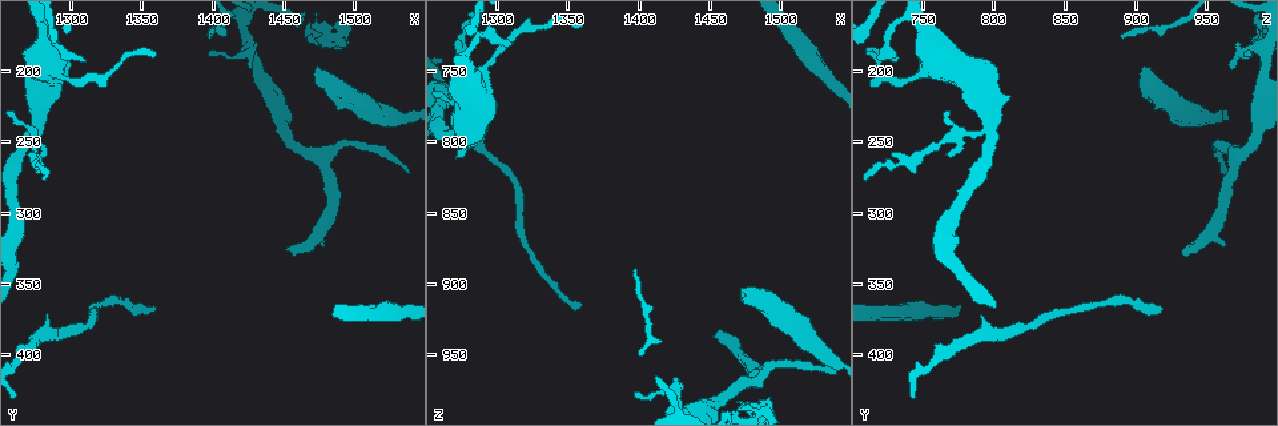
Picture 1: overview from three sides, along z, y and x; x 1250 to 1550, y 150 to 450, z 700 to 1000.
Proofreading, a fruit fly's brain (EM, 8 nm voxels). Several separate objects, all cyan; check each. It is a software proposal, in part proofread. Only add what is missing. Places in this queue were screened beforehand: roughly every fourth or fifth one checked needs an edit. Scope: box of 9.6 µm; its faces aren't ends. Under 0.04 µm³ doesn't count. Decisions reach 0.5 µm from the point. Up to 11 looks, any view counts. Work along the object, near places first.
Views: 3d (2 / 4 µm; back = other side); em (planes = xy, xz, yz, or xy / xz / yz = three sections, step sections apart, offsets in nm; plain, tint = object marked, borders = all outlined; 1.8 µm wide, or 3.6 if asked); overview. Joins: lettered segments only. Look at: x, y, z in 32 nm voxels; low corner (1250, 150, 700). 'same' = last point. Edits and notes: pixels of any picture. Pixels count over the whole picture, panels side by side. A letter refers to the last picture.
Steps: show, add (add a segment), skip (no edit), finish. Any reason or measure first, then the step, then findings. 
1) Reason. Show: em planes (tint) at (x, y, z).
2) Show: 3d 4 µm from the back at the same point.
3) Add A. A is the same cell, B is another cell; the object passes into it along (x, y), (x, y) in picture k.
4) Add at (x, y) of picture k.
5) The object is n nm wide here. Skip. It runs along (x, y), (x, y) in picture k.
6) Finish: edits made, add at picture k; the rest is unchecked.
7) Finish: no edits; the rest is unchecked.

Show: em planes (borders) at (1428, 198, 970).

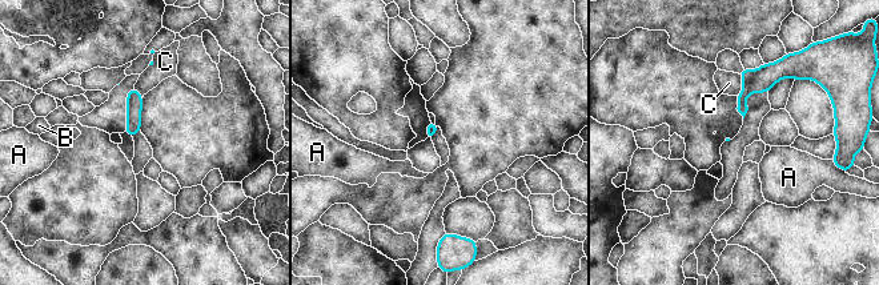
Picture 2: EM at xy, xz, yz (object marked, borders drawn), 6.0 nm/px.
Skip. A, B and C are other cells; it runs along (132, 92), (133, 128), (131, 132) in picture 2; none of them fits.

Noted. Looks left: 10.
Free end. Show: em planes (borders) at (1360, 368, 916).

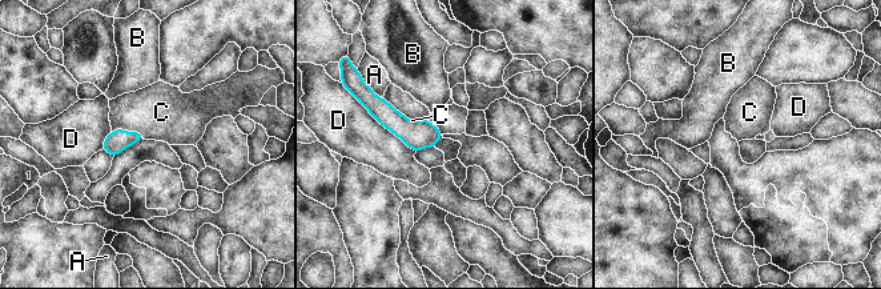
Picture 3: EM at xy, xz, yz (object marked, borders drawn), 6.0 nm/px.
Add C. C is the same cell, A, B and D are other cells; the object passes into it along (115, 143), (131, 132), (161, 112) in picture 3; it goes on there.

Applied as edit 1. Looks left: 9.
Show: overview.

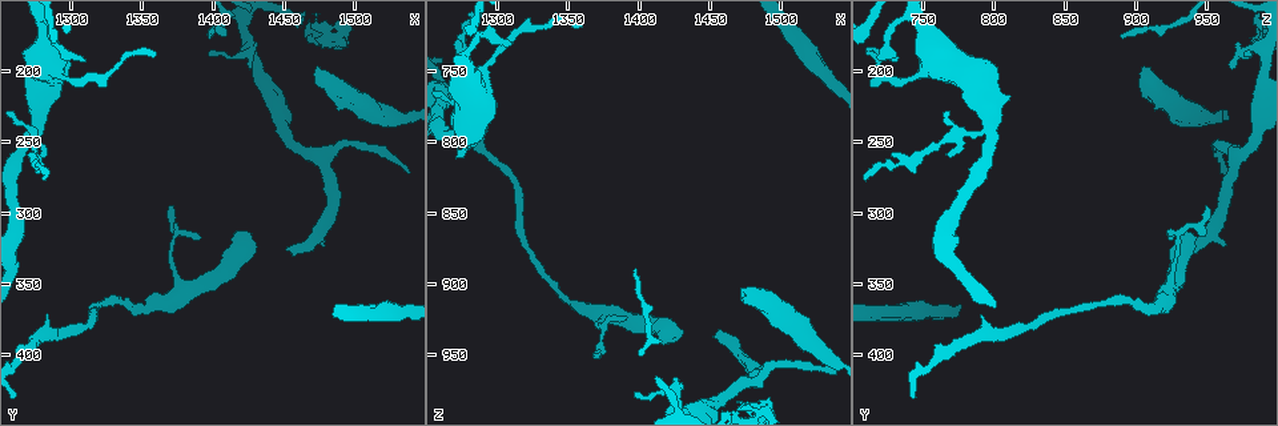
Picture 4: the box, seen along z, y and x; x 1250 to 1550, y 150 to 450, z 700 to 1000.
Thick end. Show: em xz step 16 (borders) at (1472, 198, 902).

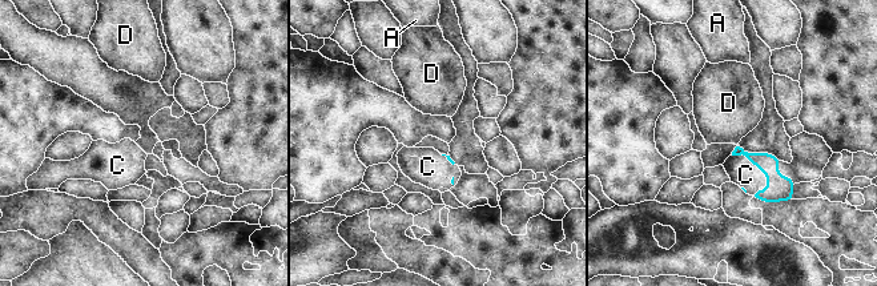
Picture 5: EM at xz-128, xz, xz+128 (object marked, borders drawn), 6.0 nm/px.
Show: em planes (borders) at the same point.

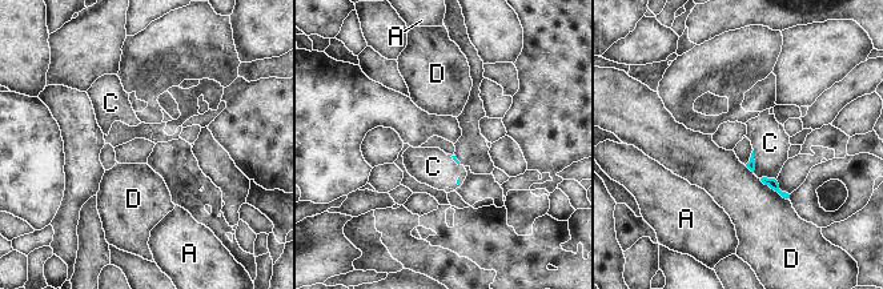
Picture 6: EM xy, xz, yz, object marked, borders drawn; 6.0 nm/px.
Add C. C is the same cell, A and D are other cells; it goes on there.

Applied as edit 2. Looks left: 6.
Show: em xz step 16 (borders) at (1312, 192, 732).

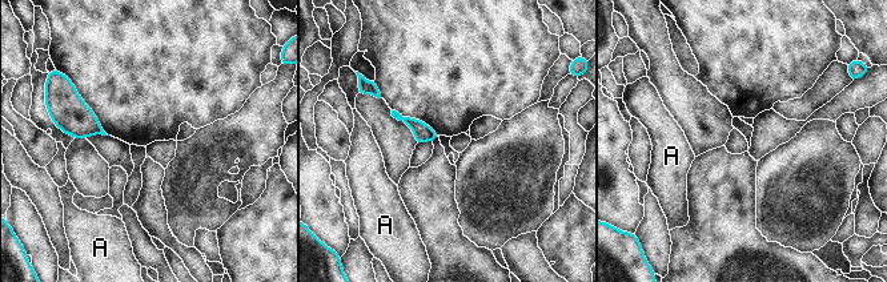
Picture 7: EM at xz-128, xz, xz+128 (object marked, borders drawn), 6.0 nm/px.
Cut it another way. Show: em yz step 16 (borders) at the same point.

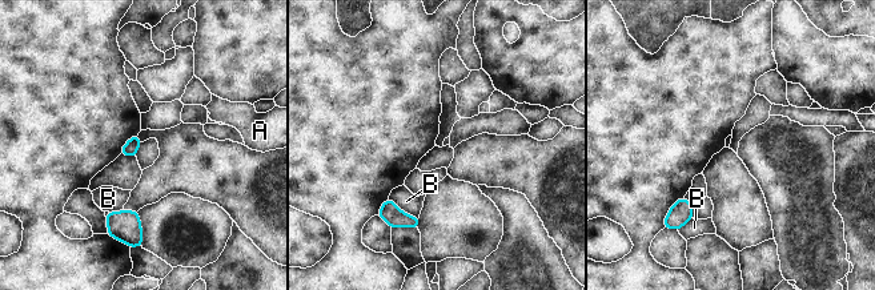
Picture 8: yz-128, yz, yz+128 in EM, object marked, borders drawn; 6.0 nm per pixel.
The object is 100 nm wide here. Skip. A and B are other cells; no lettered segment goes on from it.

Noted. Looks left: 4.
Finish: edits made, add at picture 3, add at picture 6; the rest is unchecked.

